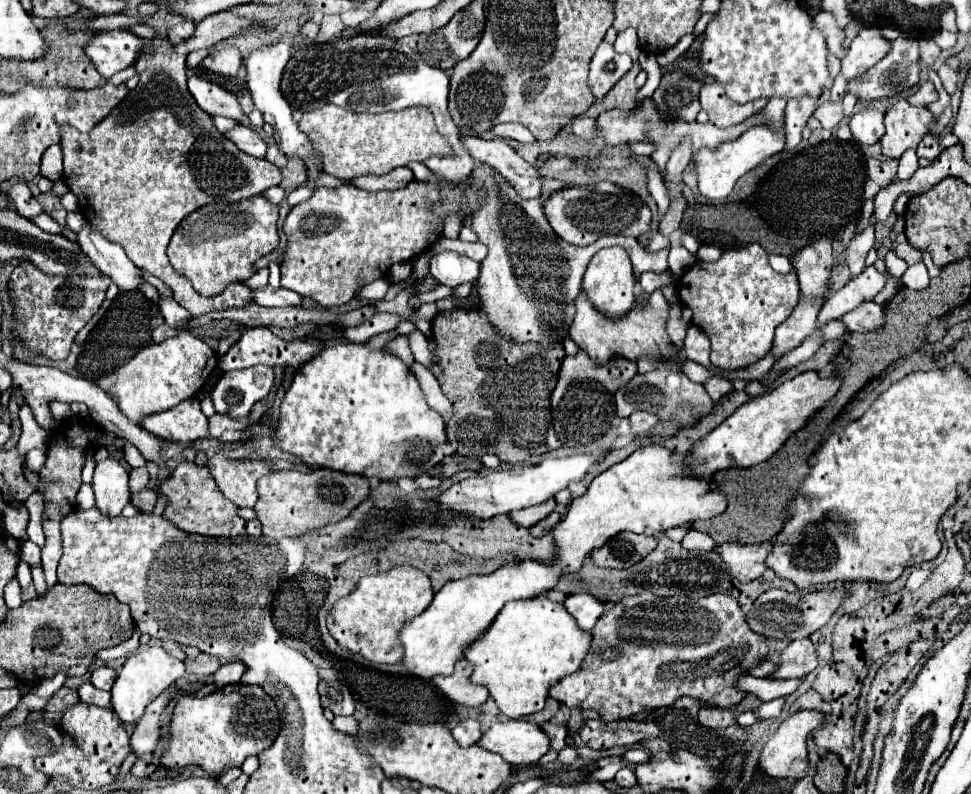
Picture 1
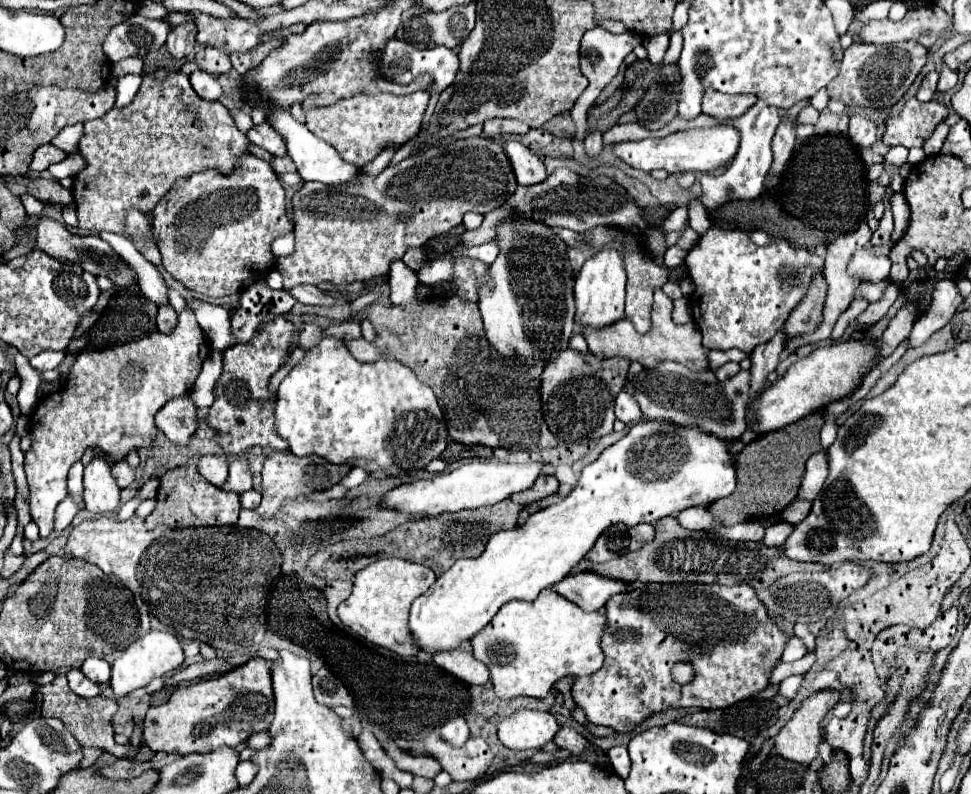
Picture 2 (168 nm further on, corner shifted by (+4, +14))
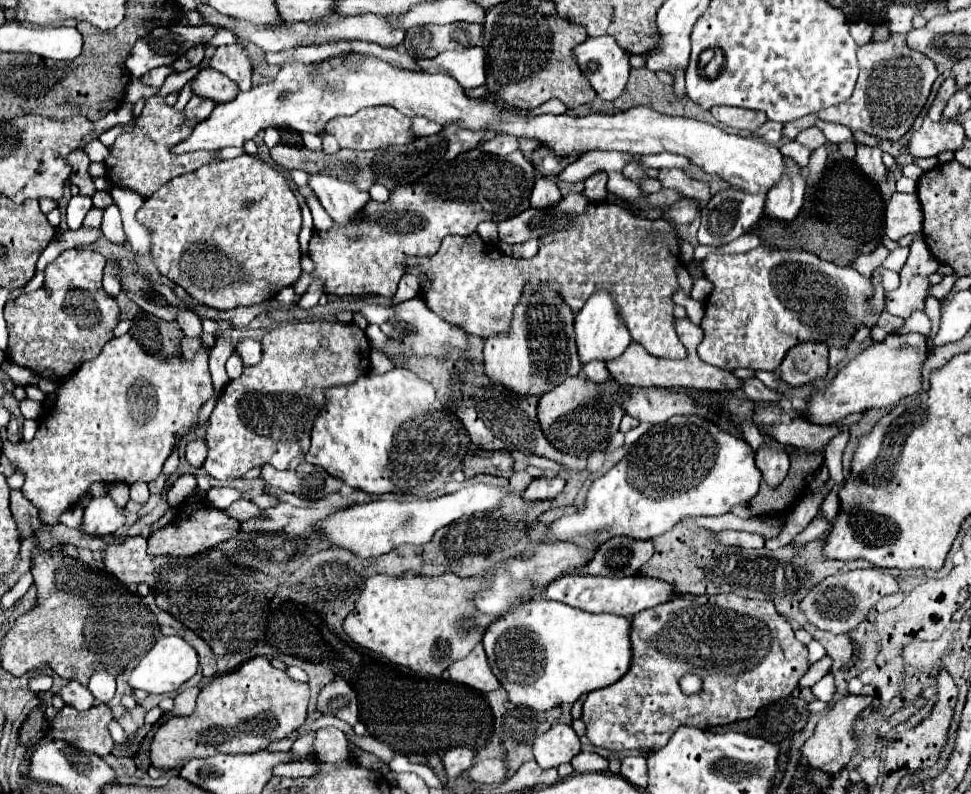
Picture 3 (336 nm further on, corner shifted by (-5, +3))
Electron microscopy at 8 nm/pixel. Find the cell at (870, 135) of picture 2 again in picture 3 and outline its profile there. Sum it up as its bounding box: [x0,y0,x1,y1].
[856,144,886,180]

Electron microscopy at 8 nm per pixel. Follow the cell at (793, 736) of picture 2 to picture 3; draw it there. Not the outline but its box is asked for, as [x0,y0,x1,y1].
[800,696,872,774]

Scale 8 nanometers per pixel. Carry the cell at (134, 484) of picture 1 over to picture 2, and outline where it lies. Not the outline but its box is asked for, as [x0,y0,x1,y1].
[111,461,135,489]

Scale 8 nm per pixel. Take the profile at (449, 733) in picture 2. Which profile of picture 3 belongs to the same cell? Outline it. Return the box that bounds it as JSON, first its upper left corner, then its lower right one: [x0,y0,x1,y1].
[442,746,474,778]

